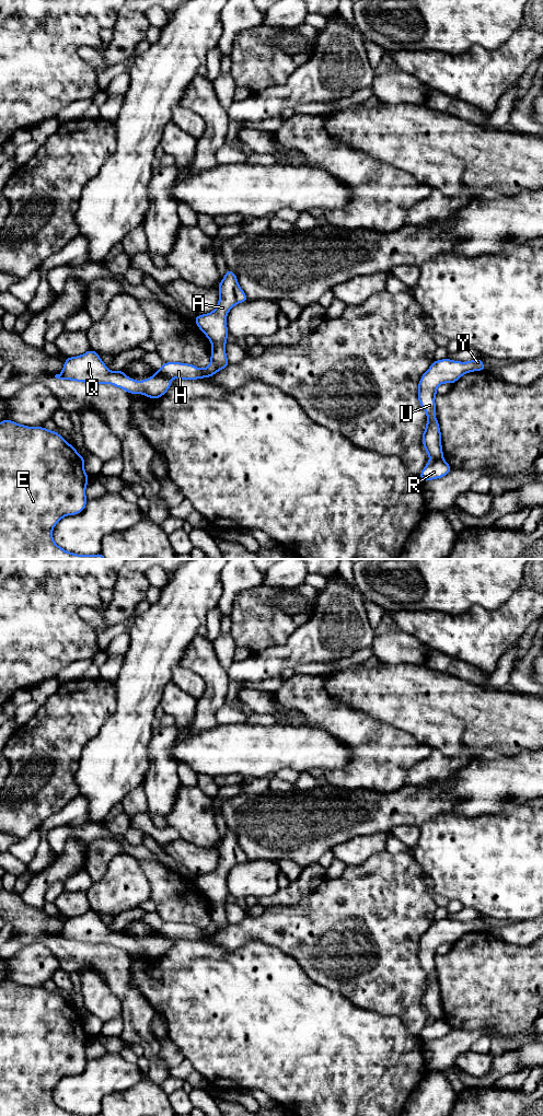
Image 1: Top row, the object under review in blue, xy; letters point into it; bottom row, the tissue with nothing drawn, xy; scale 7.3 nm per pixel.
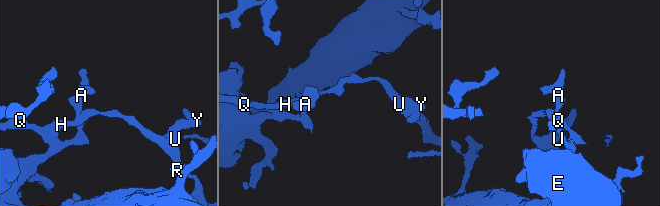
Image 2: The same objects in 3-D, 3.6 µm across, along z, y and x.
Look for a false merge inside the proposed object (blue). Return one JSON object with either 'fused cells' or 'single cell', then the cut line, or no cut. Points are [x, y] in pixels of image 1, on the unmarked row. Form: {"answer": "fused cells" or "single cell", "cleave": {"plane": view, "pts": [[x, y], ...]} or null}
{"answer": "fused cells", "cleave": {"plane": "xy", "pts": [[442, 1016], [430, 1020]]}}

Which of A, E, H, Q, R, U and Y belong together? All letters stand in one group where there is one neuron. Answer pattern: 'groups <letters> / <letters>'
groups A E H Q U Y / R

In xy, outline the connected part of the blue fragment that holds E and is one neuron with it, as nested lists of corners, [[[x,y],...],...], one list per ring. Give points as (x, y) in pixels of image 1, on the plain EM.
[[[10,979],[0,983],[0,1116],[103,1116],[96,1115],[78,1115],[65,1111],[58,1106],[53,1098],[55,1085],[67,1076],[81,1073],[86,1066],[85,1049],[90,1038],[84,1031],[84,1016],[68,1003],[58,992],[50,991],[44,987],[27,987],[16,984]]]

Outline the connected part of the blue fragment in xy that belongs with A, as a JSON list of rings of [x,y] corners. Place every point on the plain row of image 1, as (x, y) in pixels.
[[[228,828],[223,839],[218,845],[219,862],[217,868],[207,874],[194,876],[198,888],[210,900],[212,910],[210,923],[206,929],[182,922],[164,922],[155,933],[143,941],[136,941],[124,933],[124,930],[109,931],[97,912],[90,909],[77,917],[68,917],[60,934],[55,938],[83,943],[112,944],[130,954],[143,954],[157,960],[171,948],[171,939],[198,940],[211,938],[218,931],[229,926],[226,915],[226,904],[229,896],[227,875],[236,864],[247,861],[247,856],[241,849],[236,835]]]

